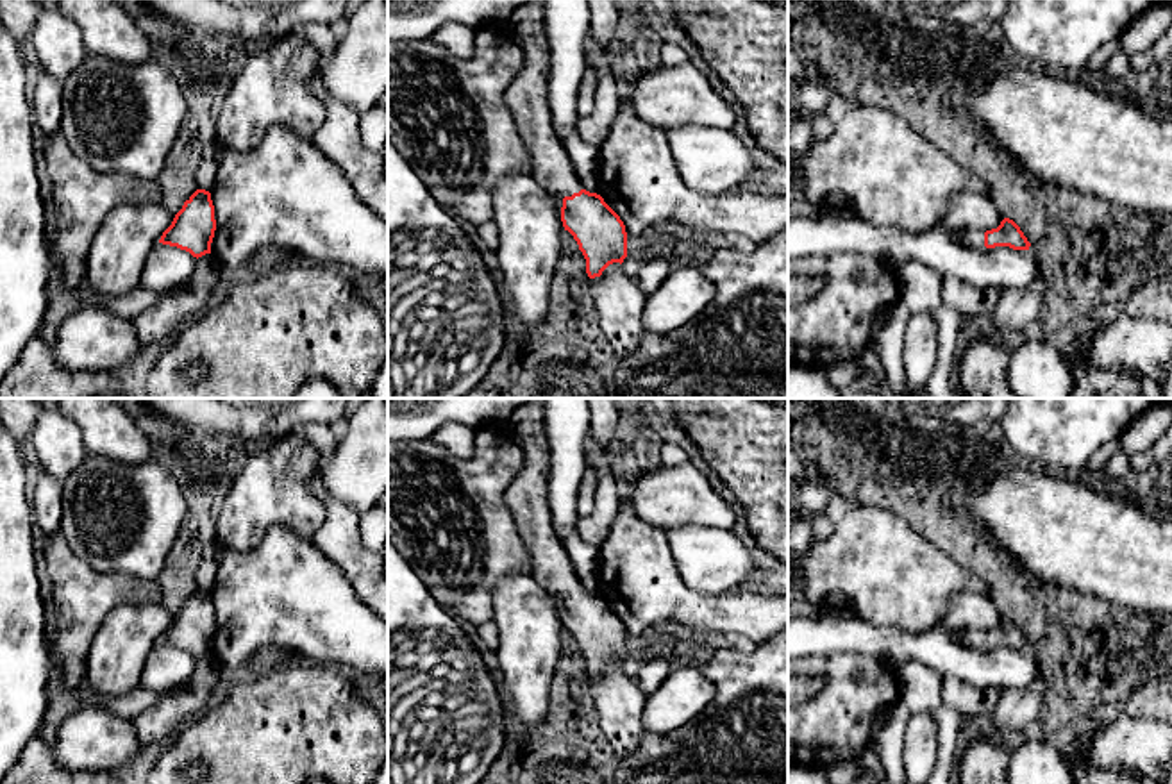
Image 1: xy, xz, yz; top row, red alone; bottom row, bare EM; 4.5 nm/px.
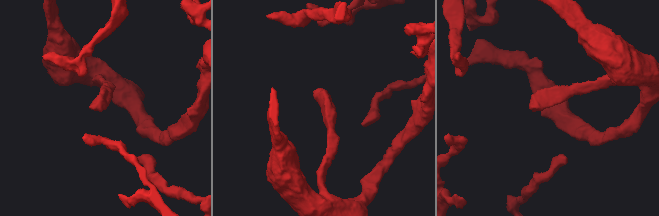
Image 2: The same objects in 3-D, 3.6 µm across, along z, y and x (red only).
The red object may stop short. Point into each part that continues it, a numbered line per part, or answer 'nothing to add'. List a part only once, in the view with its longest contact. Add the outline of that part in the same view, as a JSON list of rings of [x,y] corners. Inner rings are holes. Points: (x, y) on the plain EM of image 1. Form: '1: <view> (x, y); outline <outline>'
1: xz (526, 497); outline [[[534,398],[507,420],[511,436],[525,452],[525,466],[506,491],[506,504],[525,543],[531,575],[548,593],[565,598],[582,589],[570,555],[552,527],[547,498],[550,448],[545,432],[545,398]]]

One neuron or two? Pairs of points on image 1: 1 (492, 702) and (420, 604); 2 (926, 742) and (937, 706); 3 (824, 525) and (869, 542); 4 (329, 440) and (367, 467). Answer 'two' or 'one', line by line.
1: one
2: two
3: two
4: two

